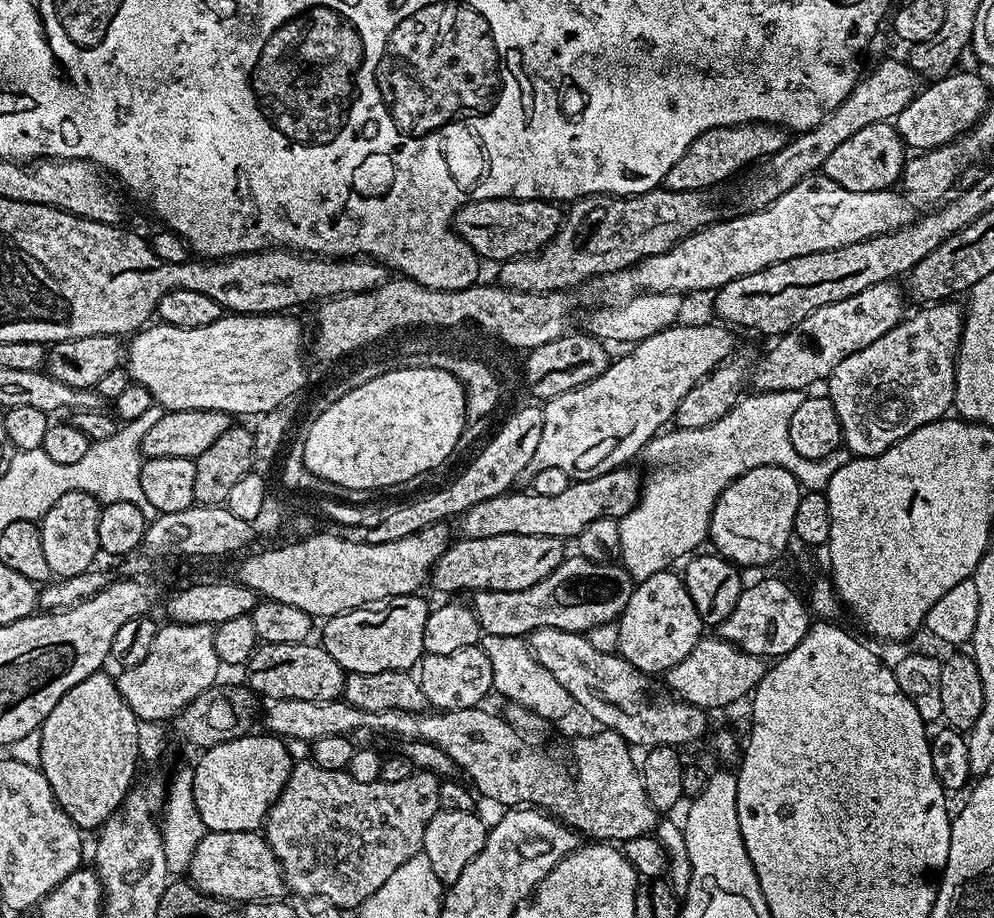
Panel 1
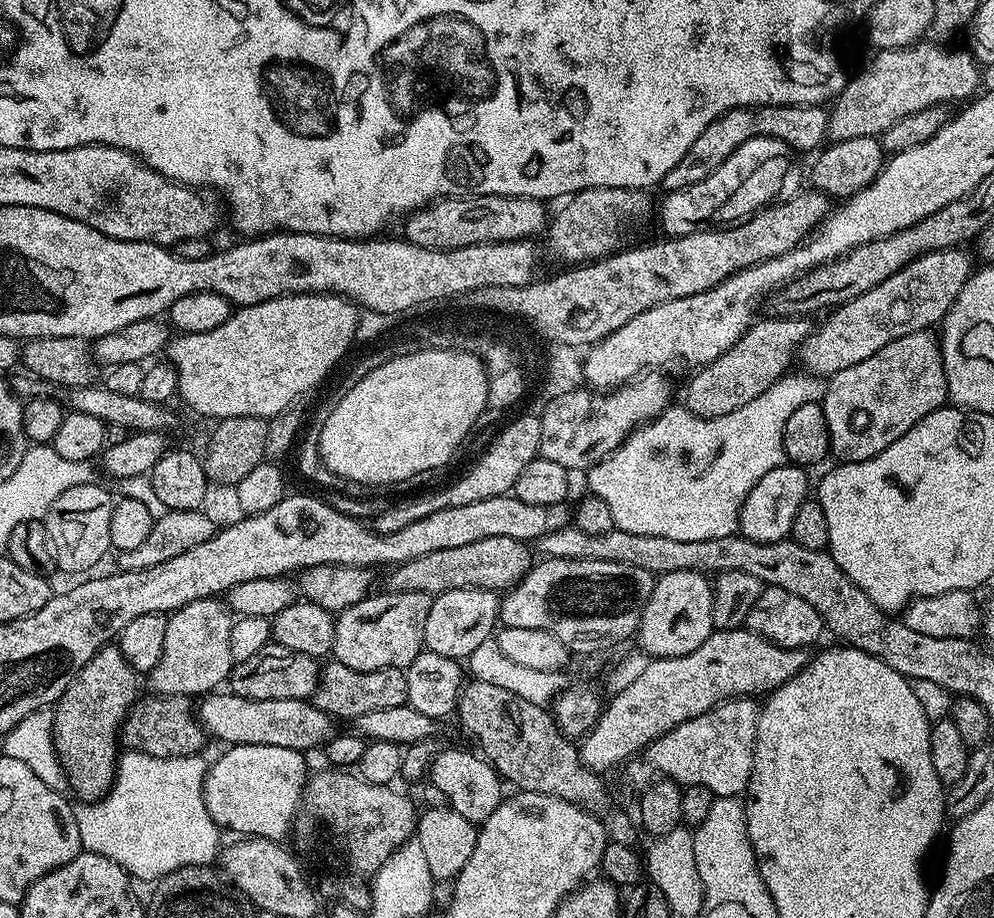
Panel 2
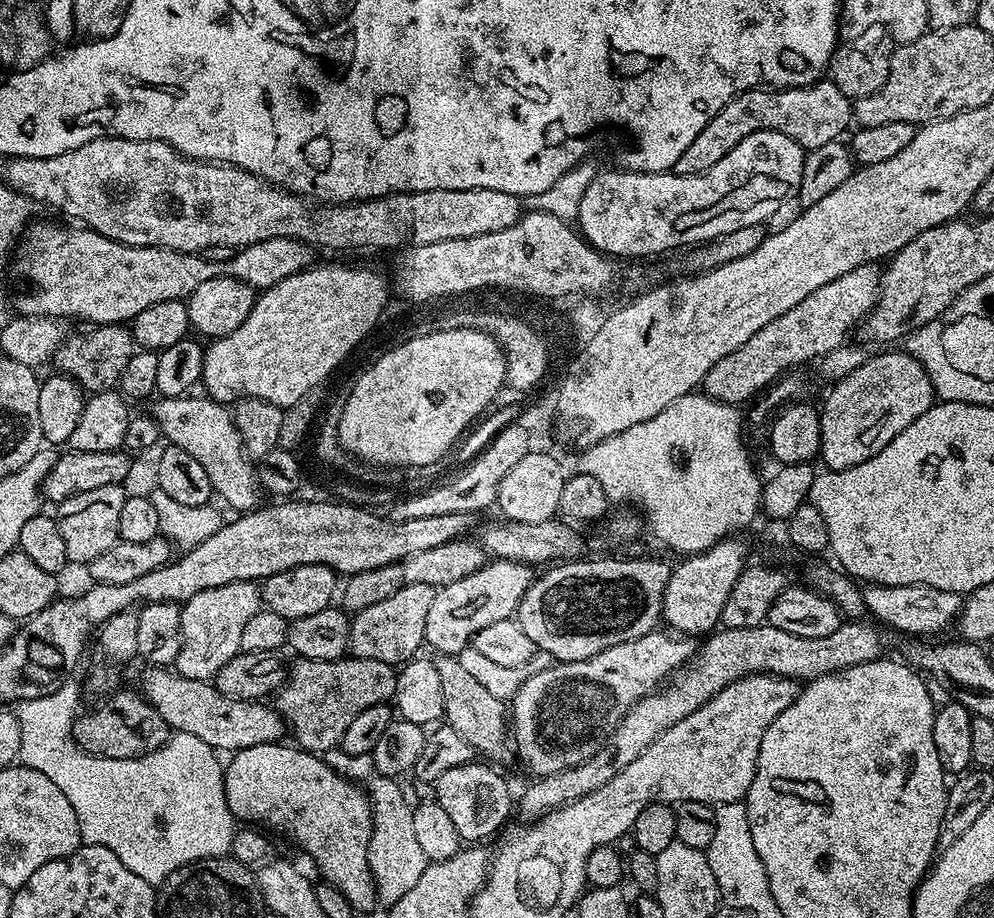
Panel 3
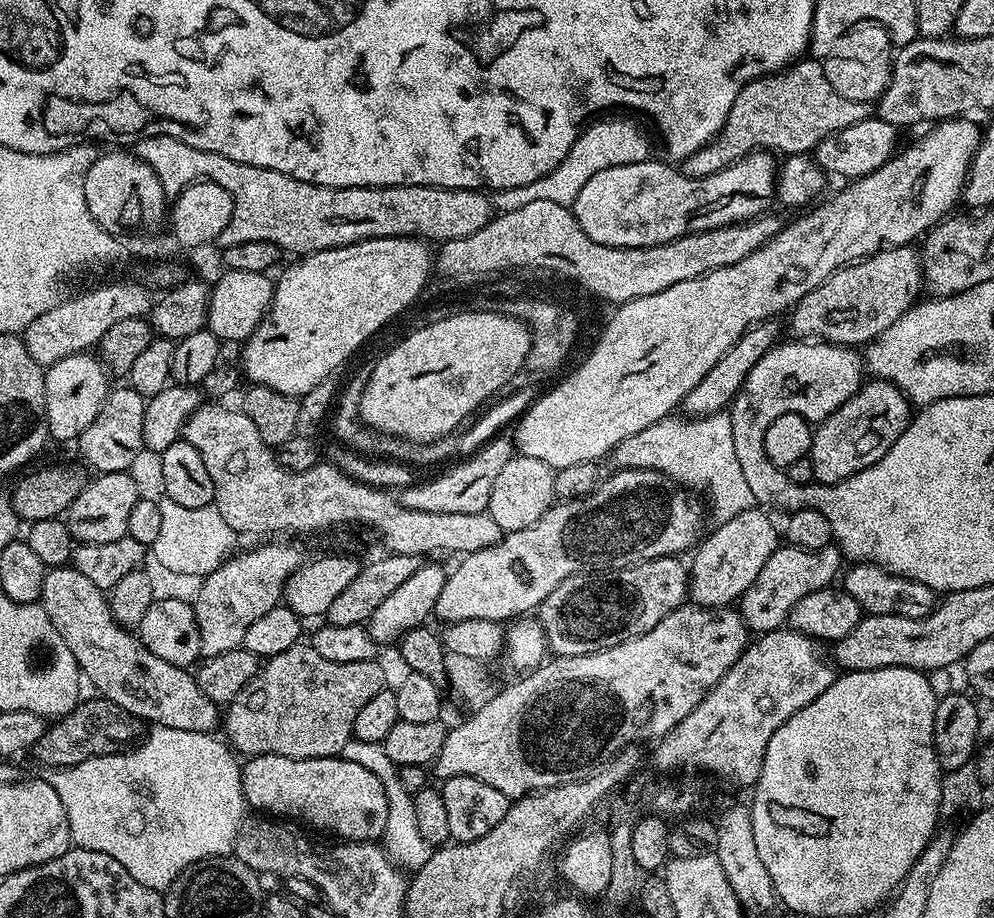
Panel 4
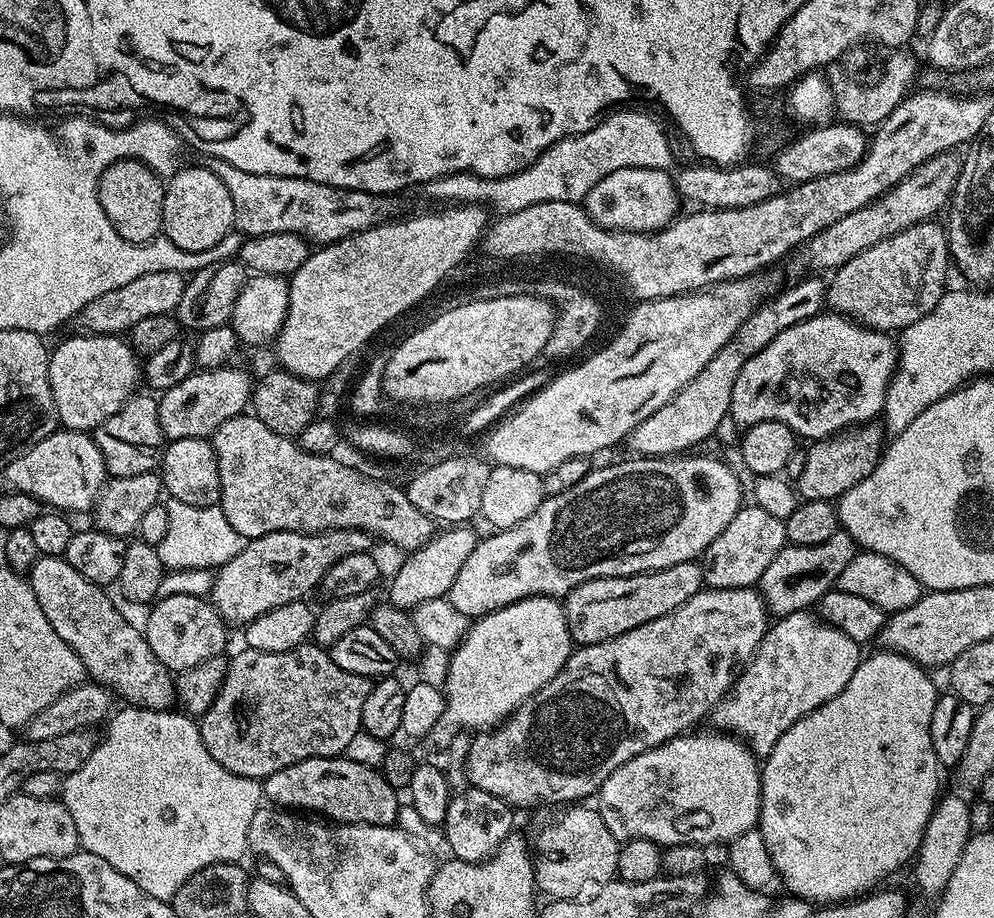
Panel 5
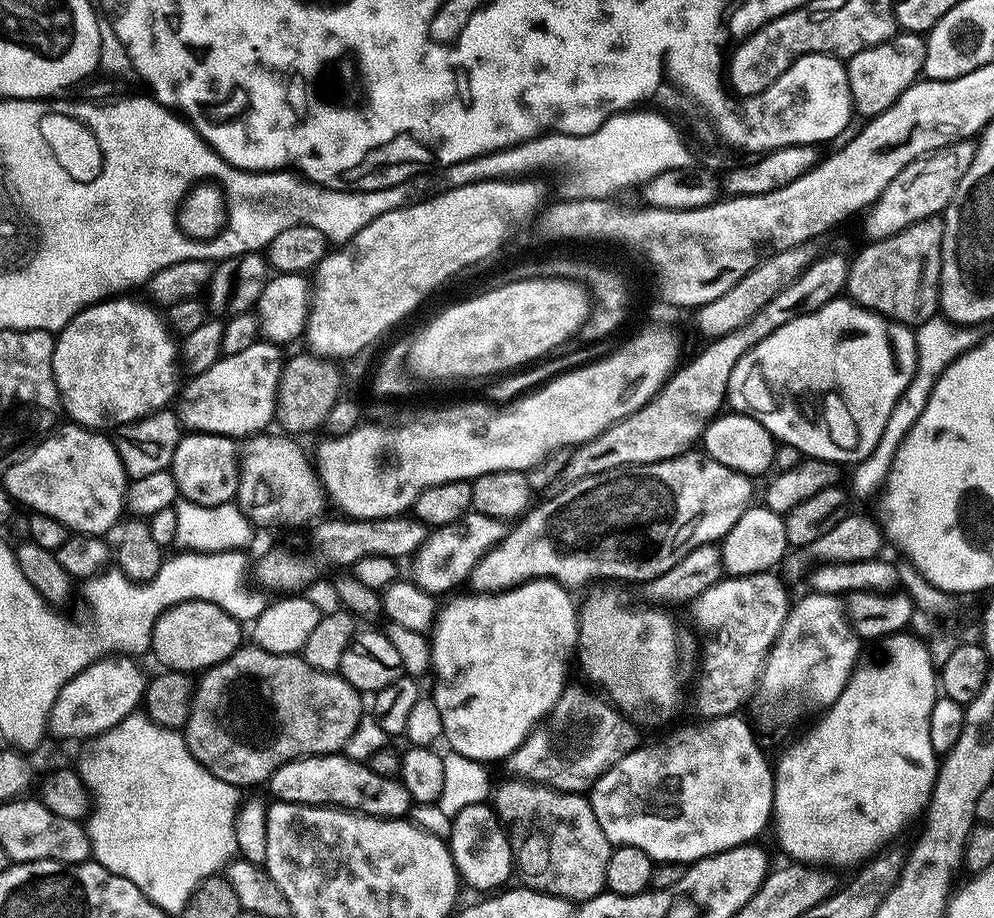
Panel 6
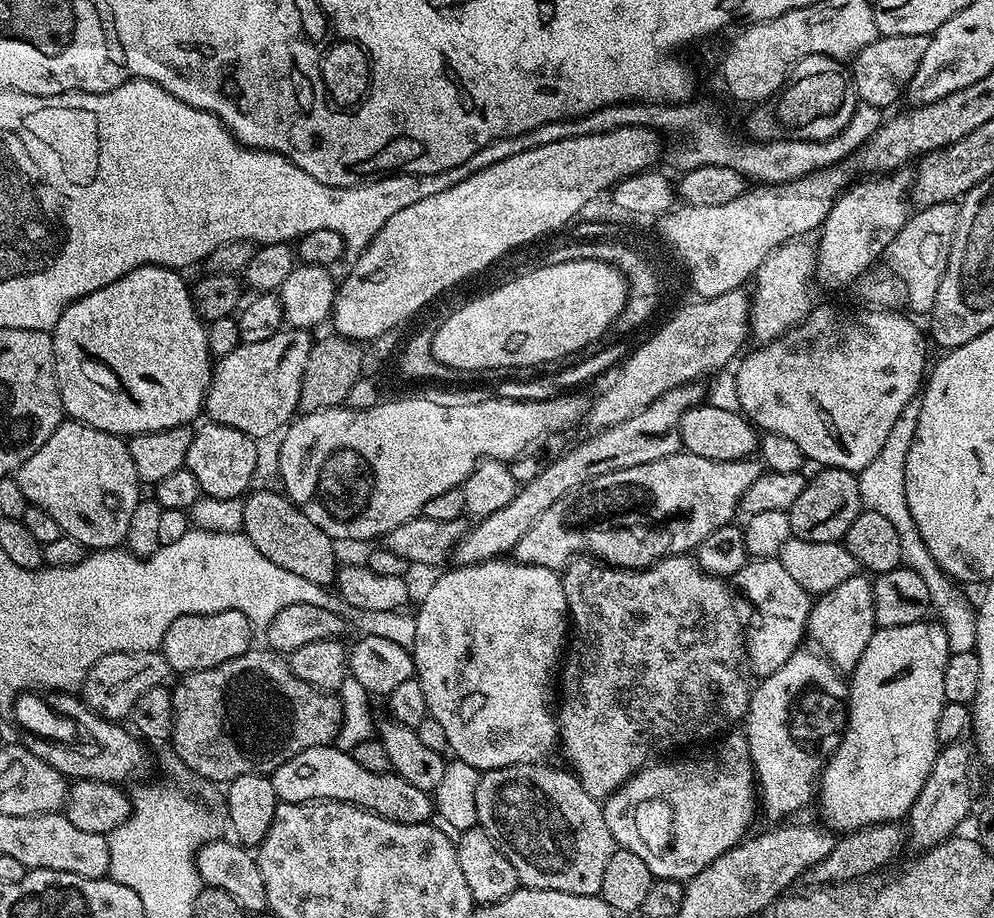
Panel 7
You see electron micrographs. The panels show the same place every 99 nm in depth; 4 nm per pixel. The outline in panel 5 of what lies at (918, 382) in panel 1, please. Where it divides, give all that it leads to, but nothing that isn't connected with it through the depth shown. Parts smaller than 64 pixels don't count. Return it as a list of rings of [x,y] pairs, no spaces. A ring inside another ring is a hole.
[[[869,422],[853,426],[823,440],[814,440],[806,448],[806,466],[794,482],[794,491],[801,501],[839,501],[850,486],[858,486],[874,470],[886,447],[886,433],[879,423]]]

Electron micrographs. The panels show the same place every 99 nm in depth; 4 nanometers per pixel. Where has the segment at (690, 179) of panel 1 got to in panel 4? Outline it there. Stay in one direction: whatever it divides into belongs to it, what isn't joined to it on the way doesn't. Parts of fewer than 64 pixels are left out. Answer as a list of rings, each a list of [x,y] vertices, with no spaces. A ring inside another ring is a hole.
[[[801,58],[791,66],[766,76],[759,76],[757,80],[749,80],[738,90],[734,98],[734,106],[730,106],[730,114],[722,126],[722,130],[706,146],[694,150],[684,160],[679,161],[678,167],[684,176],[697,180],[706,178],[710,174],[718,174],[726,166],[738,162],[751,152],[763,150],[773,154],[811,153],[819,146],[824,138],[836,131],[845,130],[856,122],[862,122],[870,116],[870,108],[862,101],[850,101],[842,98],[829,79],[823,73],[823,66],[819,59]]]

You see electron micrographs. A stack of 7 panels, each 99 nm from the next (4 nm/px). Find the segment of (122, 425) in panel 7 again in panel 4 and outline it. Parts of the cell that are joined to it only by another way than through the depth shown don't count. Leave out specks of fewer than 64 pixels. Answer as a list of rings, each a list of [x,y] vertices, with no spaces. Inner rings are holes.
[[[79,352],[54,362],[44,374],[44,393],[46,394],[46,422],[48,434],[53,441],[74,442],[98,418],[98,410],[106,402],[110,391],[110,373],[95,355]]]

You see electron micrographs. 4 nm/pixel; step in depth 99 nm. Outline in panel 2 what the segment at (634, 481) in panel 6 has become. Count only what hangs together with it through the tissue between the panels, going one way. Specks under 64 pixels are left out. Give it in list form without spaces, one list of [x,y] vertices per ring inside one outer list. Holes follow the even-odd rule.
[[[491,588],[450,590],[435,597],[430,614],[426,614],[424,648],[451,660],[463,661],[469,658],[482,642],[493,635],[498,624],[500,601],[501,597]]]

